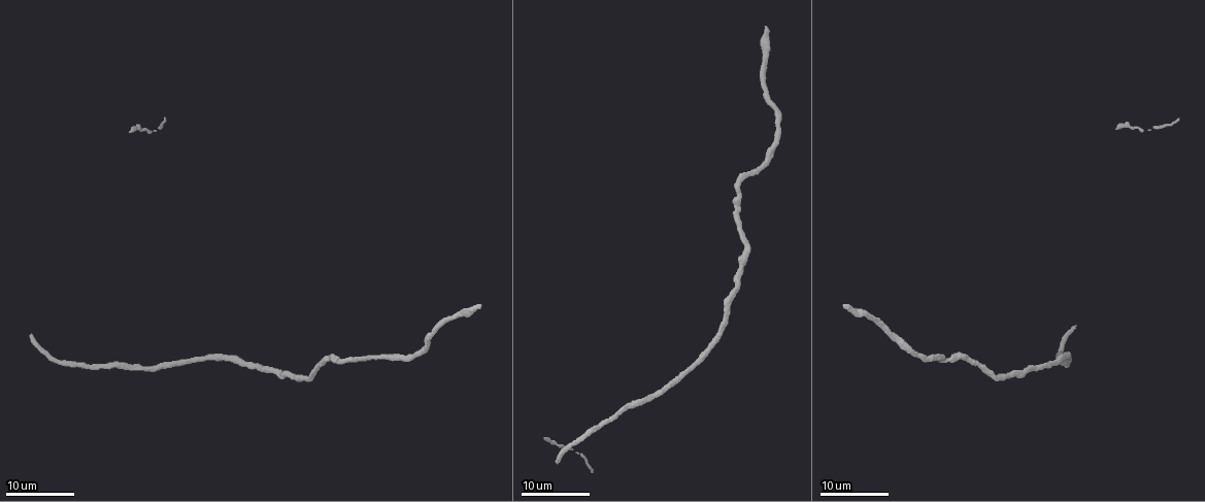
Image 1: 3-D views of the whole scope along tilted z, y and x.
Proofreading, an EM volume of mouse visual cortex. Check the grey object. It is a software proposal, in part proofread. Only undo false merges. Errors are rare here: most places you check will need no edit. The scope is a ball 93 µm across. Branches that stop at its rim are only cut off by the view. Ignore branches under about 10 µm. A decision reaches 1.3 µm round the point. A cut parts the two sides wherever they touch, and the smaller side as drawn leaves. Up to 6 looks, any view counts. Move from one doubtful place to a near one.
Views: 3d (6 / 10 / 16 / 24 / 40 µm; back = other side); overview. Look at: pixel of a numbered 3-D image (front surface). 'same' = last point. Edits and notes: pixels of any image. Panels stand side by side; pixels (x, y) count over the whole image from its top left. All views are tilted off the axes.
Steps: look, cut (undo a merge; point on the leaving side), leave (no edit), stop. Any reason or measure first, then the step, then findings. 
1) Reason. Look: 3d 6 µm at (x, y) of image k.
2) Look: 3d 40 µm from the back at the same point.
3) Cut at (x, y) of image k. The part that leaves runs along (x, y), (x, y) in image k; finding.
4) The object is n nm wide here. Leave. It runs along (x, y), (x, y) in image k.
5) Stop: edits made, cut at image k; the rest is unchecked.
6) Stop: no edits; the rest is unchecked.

Look: 3d 24 µm at (161, 366) of image 1.

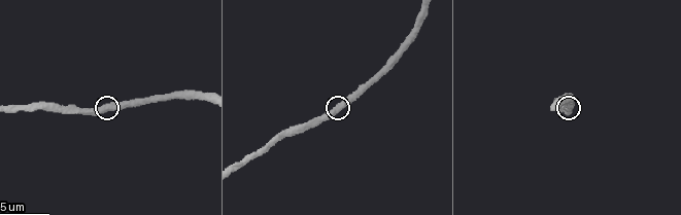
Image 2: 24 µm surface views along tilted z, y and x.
Look: 3d 10 µm at (338, 105) of image 2.

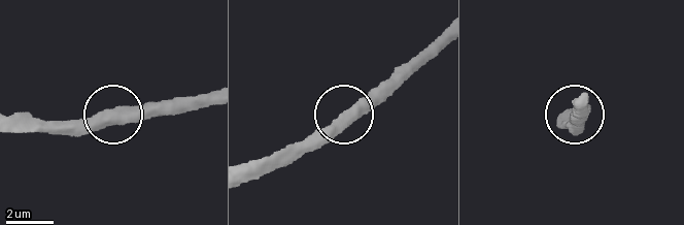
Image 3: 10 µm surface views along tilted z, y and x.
Leave. It runs along (111, 120), (110, 114), (39, 120) in image 3; all the same neuron.

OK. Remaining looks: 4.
Look: 3d 6 µm at (400, 48) of image 2.

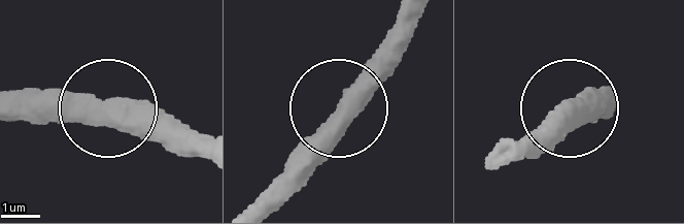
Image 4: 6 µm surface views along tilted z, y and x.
Leave. It runs along (18, 121), (158, 113), (194, 129) in image 4; all the same neuron.

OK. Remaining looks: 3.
Thin neck. Look: 3d 16 µm at (307, 379) of image 1.

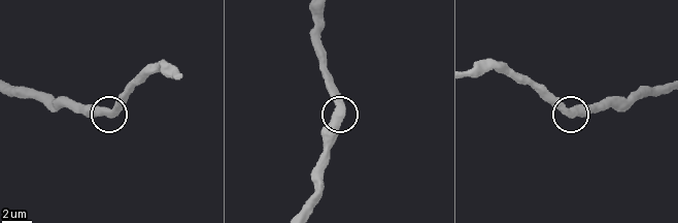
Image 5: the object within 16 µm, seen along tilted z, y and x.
Closer look. Look: 3d 6 µm at (336, 114) of image 5.

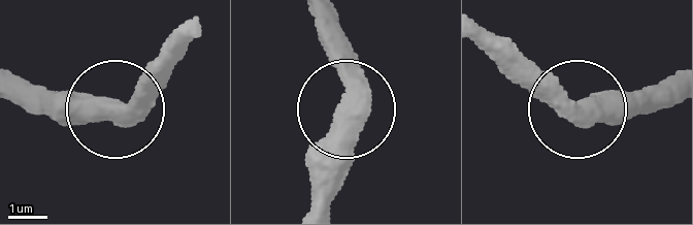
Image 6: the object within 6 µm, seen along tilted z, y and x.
Leave. It runs along (310, 201), (314, 152), (350, 102), (326, 11) in image 6; all the same neuron.

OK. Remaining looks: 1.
Stop: no edits; the rest is unchecked.

